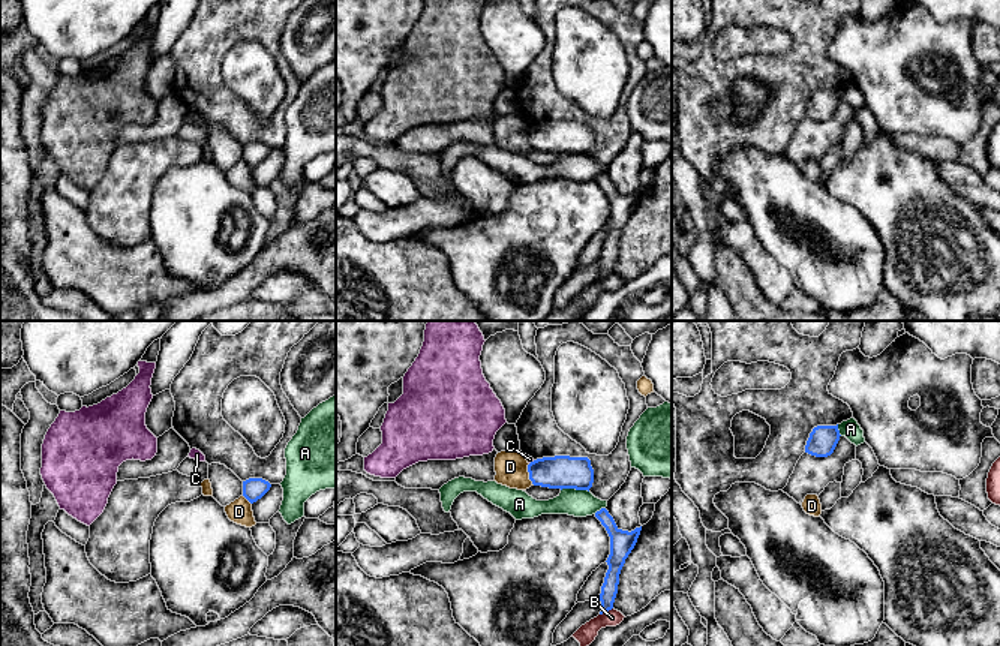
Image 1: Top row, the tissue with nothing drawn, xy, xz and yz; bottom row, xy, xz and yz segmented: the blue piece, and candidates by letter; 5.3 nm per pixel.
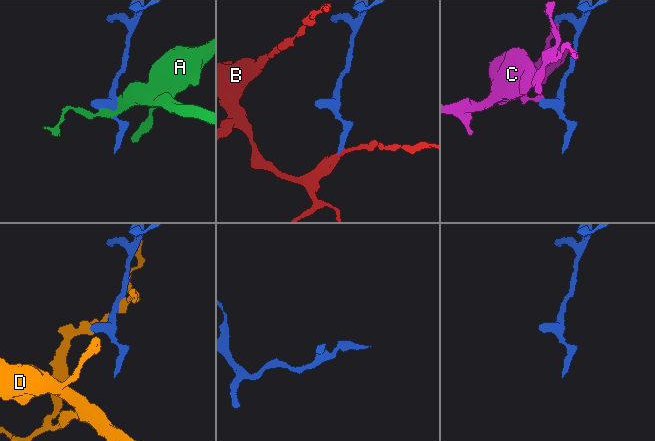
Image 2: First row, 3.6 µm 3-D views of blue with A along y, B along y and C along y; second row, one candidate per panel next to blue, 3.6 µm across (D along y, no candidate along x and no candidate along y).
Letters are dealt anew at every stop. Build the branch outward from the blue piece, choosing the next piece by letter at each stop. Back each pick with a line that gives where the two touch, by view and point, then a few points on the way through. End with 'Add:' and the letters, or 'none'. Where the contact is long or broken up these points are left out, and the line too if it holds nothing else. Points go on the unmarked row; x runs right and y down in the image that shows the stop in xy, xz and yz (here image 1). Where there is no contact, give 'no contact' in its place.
Add: none

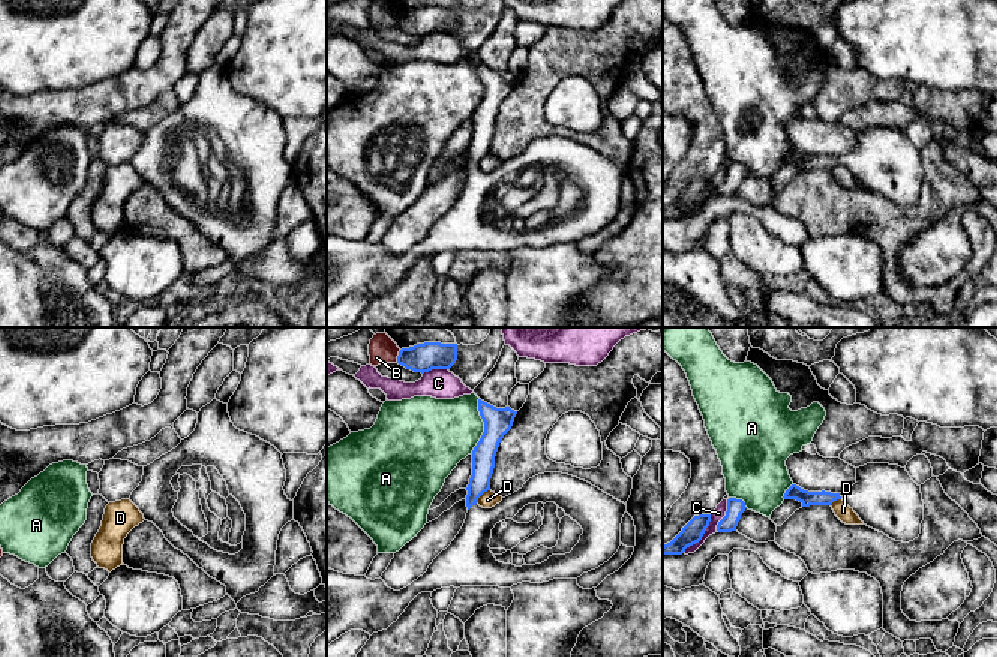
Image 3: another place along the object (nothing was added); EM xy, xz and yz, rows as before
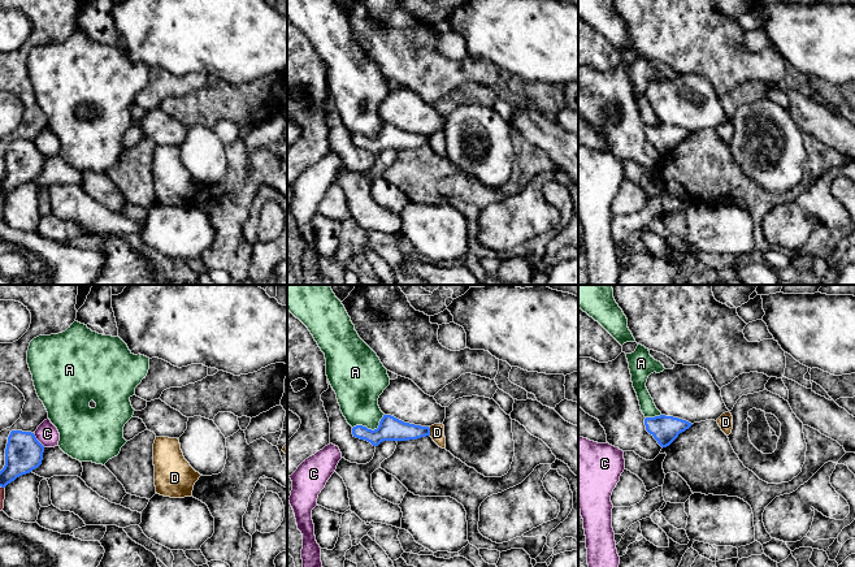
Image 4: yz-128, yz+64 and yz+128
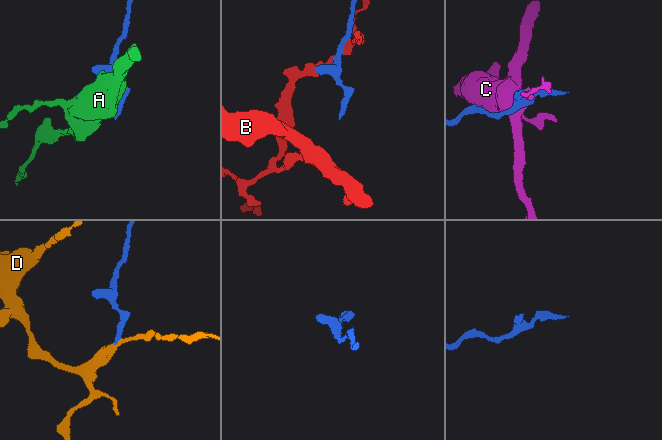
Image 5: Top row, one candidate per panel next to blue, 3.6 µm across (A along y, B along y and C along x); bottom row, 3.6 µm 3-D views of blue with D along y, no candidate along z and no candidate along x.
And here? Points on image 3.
Add: none

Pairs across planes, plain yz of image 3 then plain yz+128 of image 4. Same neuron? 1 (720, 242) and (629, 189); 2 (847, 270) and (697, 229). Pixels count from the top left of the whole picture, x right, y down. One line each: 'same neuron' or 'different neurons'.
1: same neuron
2: same neuron

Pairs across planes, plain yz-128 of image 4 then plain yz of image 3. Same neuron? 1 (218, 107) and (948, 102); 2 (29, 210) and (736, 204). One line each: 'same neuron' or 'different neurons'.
1: same neuron
2: same neuron

